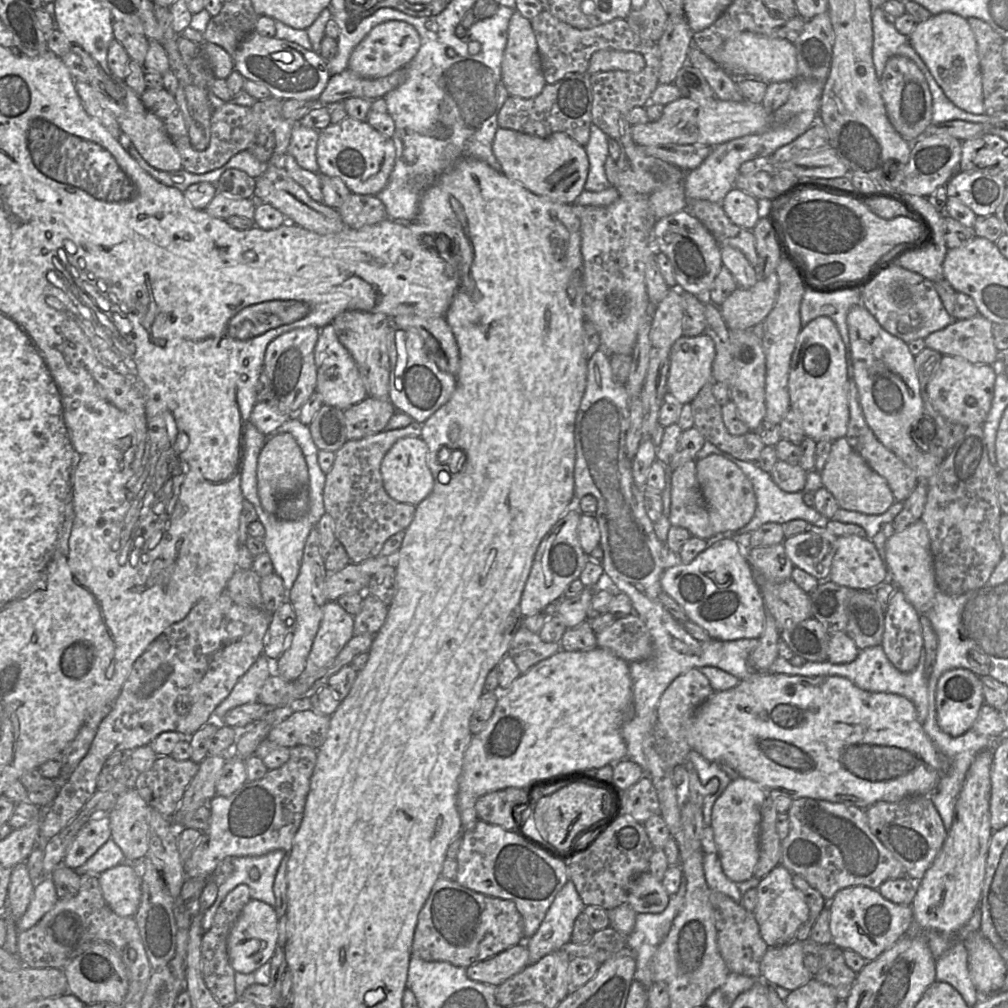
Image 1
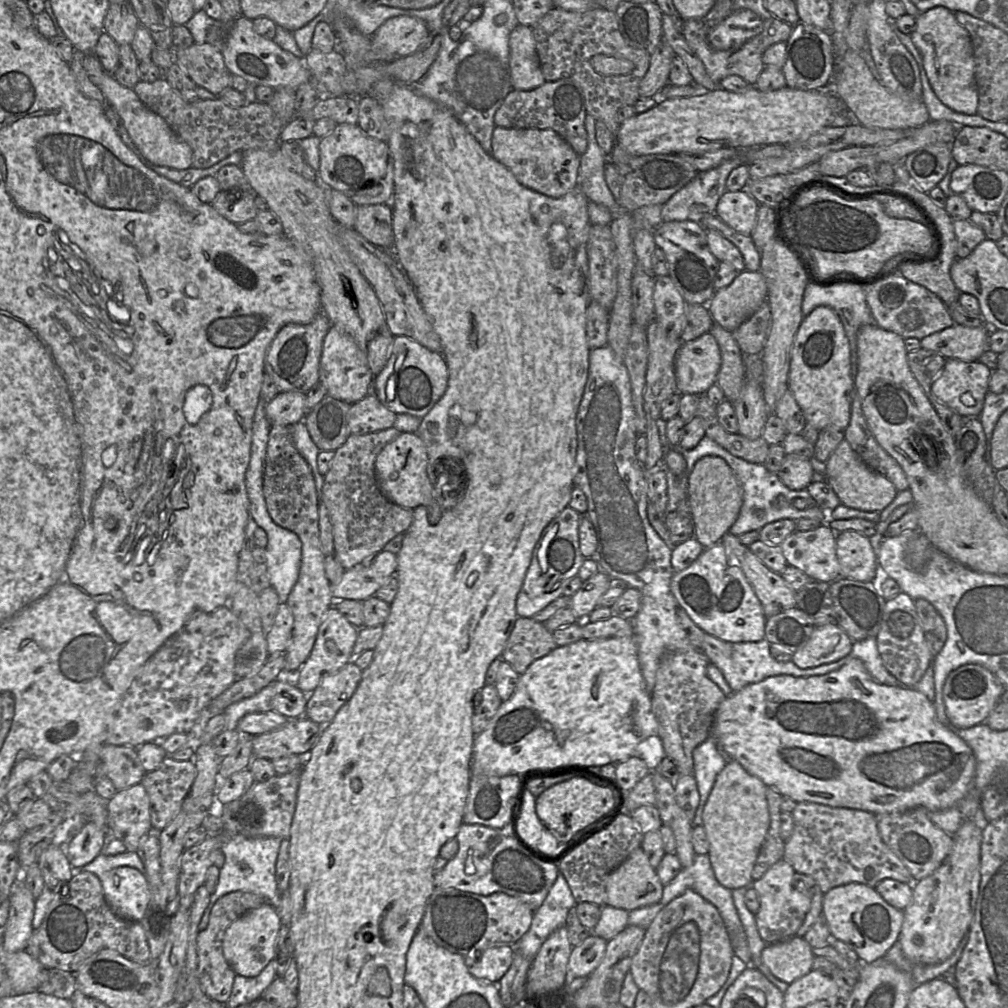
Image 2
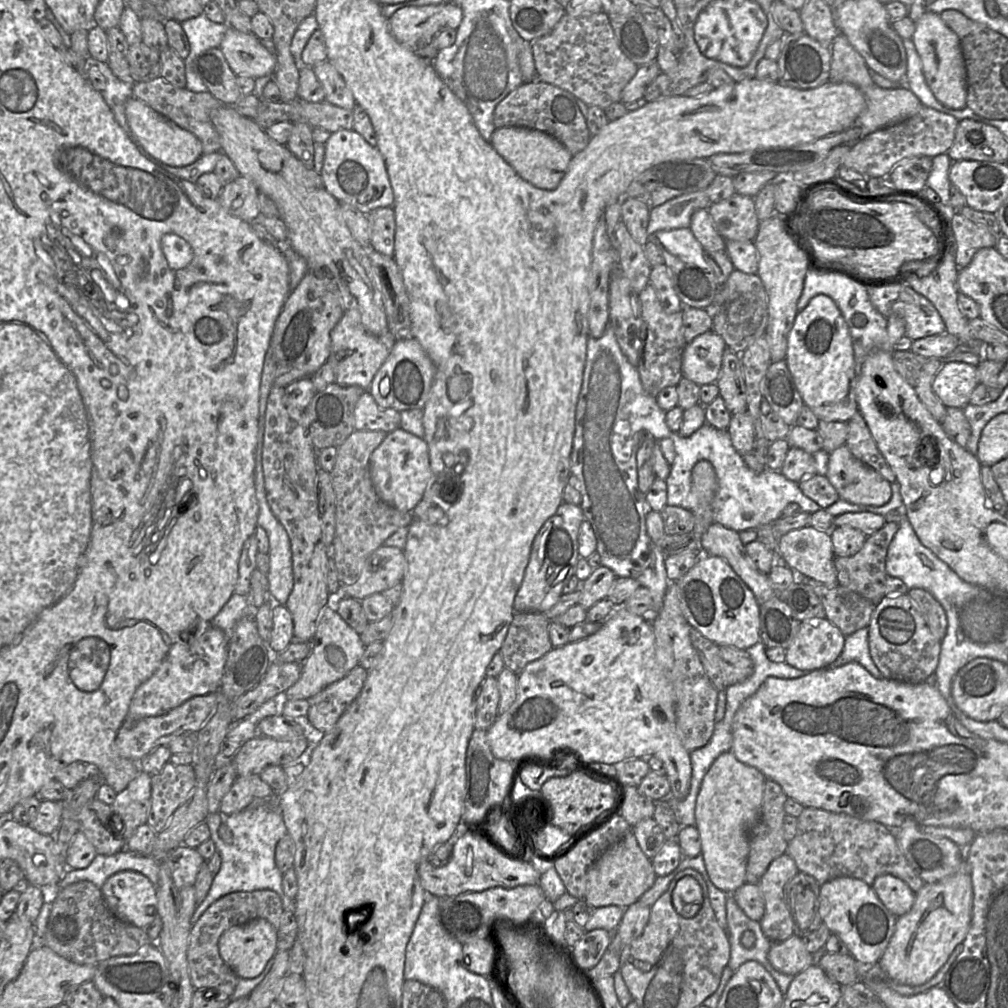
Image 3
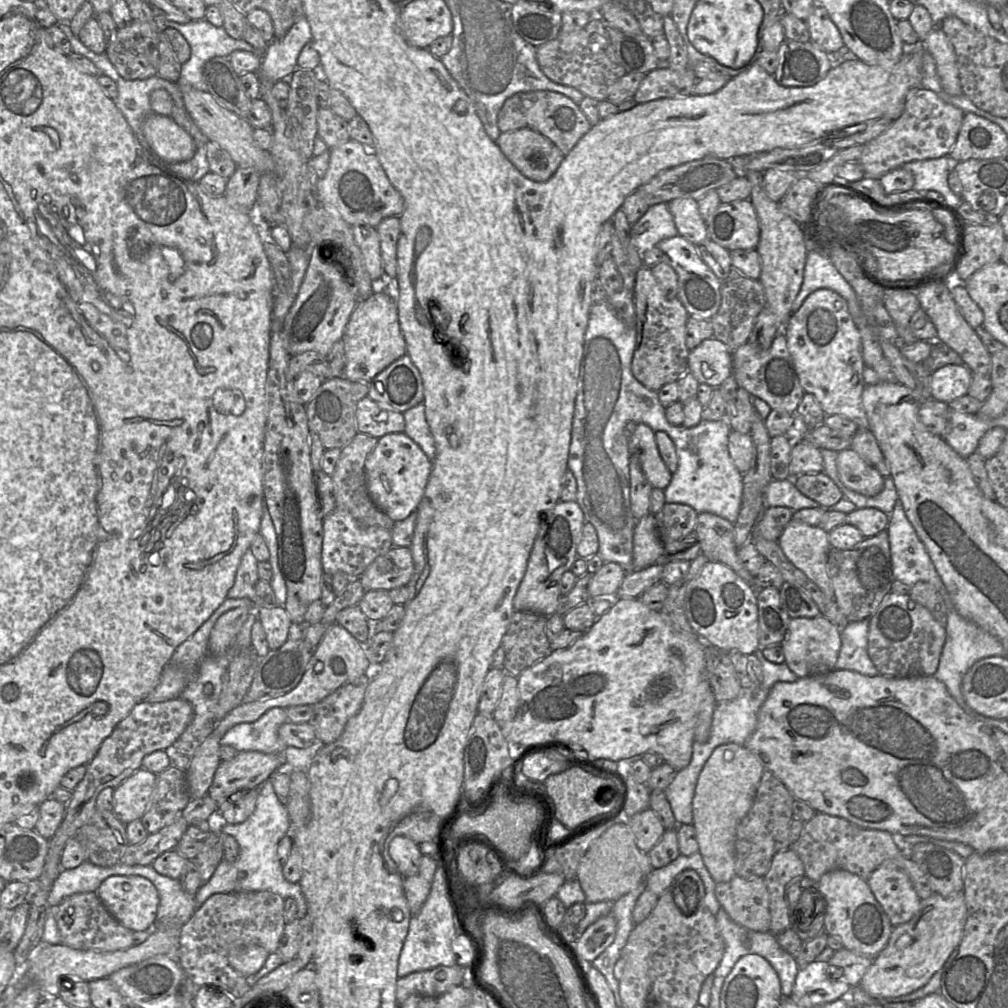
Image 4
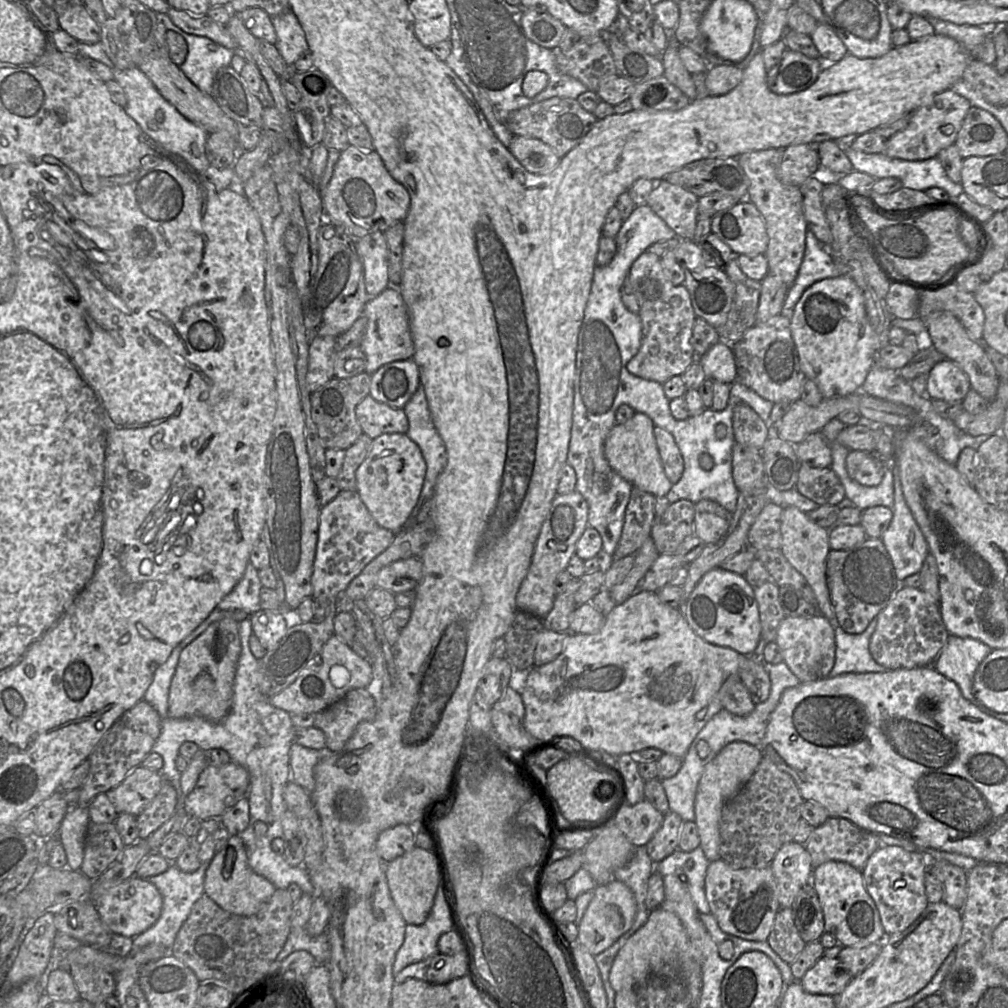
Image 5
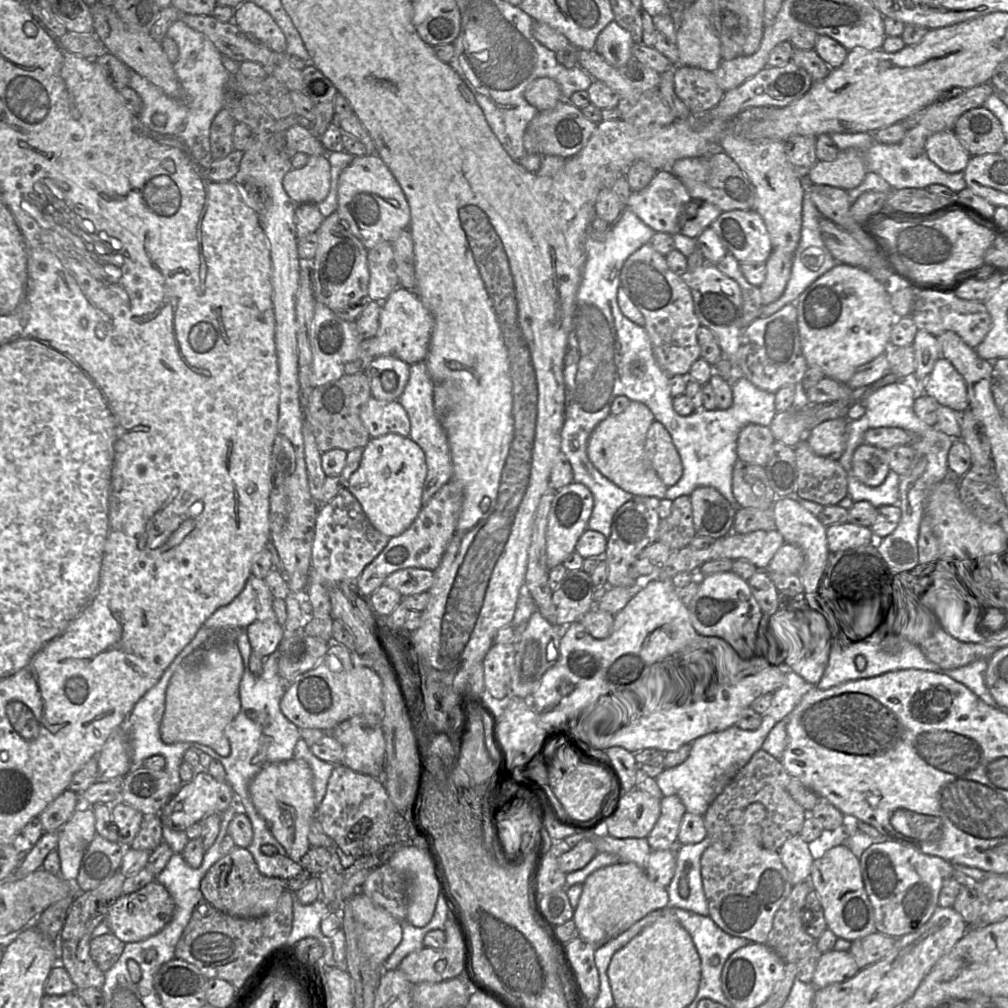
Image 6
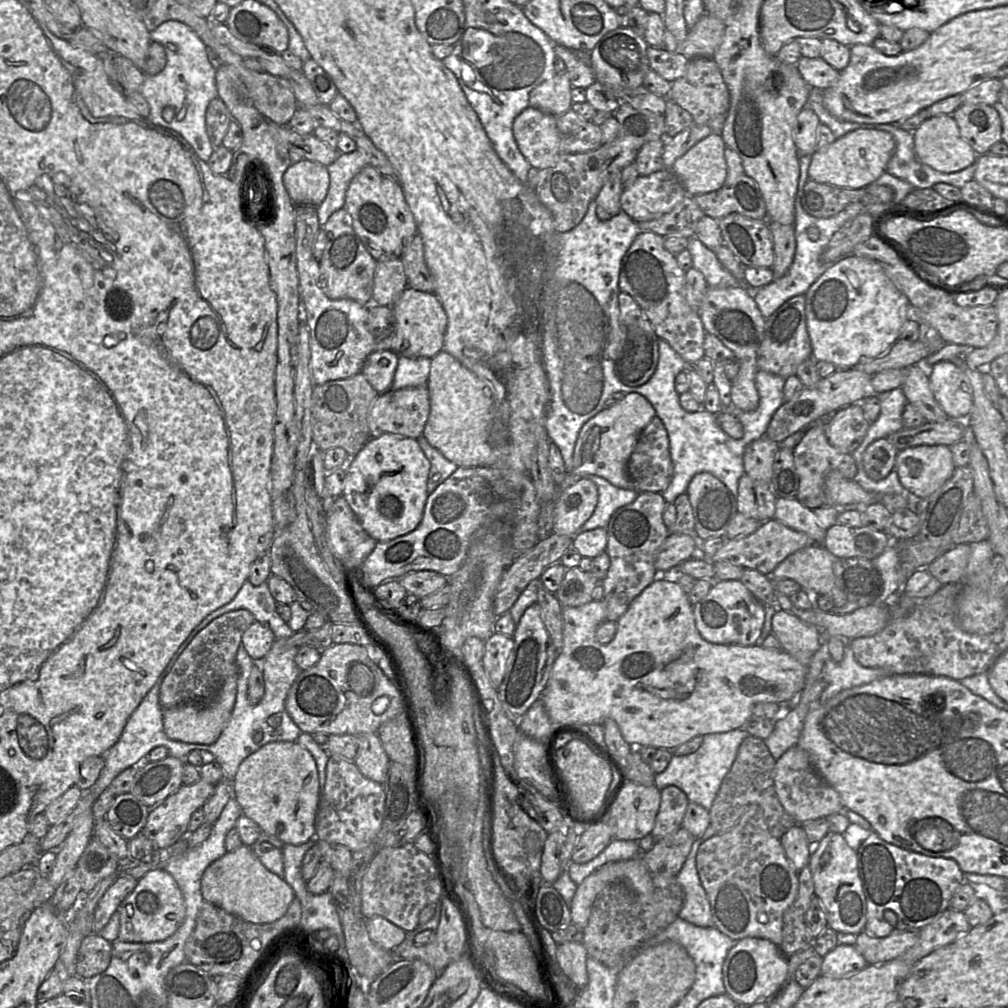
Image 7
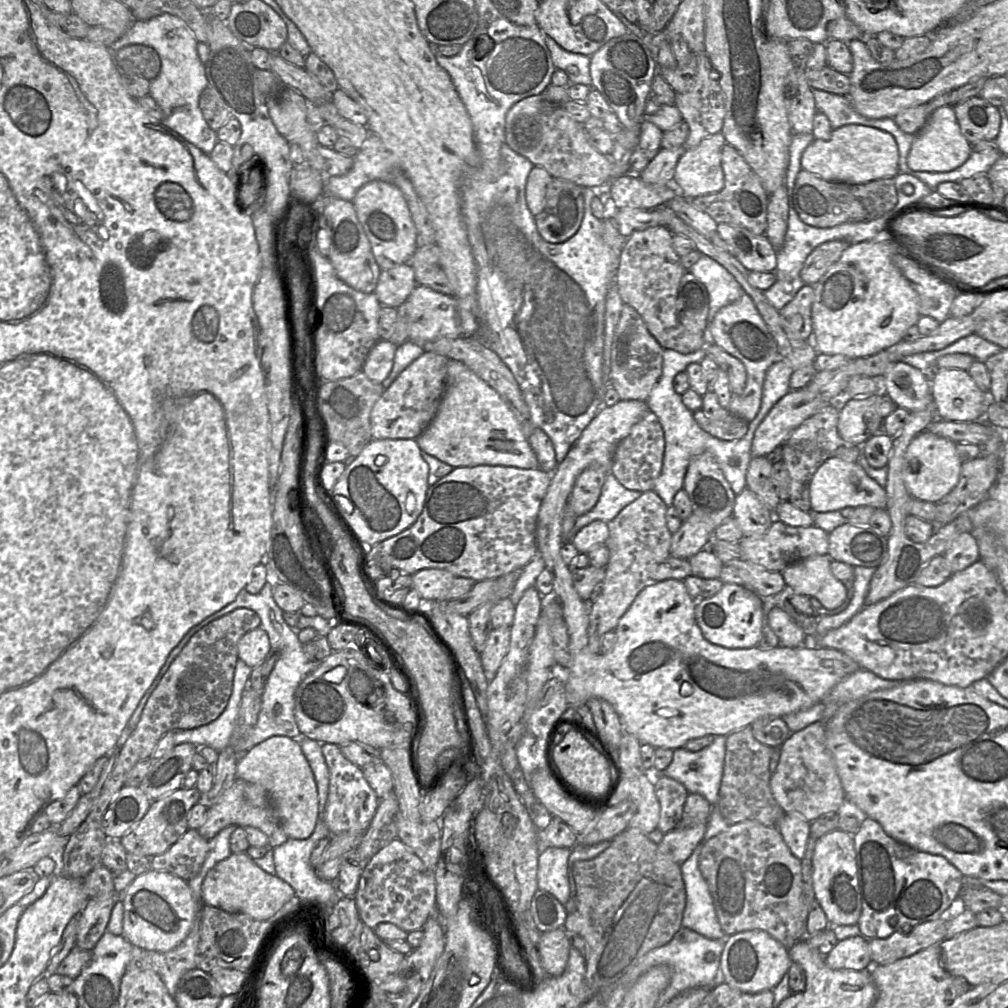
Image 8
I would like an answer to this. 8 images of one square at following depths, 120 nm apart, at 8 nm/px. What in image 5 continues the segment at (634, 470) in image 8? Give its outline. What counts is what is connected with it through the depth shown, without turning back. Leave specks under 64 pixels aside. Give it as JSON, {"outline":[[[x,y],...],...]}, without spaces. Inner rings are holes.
{"outline":[[[659,426],[654,427],[654,436],[666,476],[672,484],[677,483],[684,471],[681,452],[670,432]]]}

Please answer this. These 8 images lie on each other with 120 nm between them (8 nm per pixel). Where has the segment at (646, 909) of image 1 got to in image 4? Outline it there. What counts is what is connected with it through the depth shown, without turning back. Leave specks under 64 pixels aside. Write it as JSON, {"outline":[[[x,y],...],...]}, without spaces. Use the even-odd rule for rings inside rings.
{"outline":[[[620,821],[591,843],[579,863],[577,875],[586,896],[586,903],[615,902],[644,884],[652,869],[648,853],[638,848],[630,827]]]}

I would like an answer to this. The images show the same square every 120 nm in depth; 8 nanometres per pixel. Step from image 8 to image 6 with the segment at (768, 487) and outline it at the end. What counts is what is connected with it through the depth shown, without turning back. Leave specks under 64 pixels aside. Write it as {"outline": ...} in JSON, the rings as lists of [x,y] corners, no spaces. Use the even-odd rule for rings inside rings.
{"outline":[[[750,423],[738,435],[738,459],[765,468],[775,441],[770,427]]]}

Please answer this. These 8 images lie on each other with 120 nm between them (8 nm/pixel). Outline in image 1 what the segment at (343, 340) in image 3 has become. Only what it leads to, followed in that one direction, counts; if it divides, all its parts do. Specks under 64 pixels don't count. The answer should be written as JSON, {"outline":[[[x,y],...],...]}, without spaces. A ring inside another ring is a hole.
{"outline":[[[332,324],[321,328],[314,348],[314,360],[317,377],[316,392],[321,395],[323,404],[346,410],[368,397],[358,367],[349,351],[339,341]]]}

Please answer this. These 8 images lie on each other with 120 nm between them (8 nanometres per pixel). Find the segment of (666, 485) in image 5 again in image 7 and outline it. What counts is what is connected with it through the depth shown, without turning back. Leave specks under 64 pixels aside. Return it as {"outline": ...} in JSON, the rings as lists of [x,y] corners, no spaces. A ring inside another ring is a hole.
{"outline":[[[637,393],[625,394],[615,405],[605,407],[581,428],[573,453],[572,469],[567,471],[565,480],[558,485],[558,491],[590,475],[605,478],[614,486],[634,490],[627,473],[627,463],[642,430],[656,416],[652,404]]]}

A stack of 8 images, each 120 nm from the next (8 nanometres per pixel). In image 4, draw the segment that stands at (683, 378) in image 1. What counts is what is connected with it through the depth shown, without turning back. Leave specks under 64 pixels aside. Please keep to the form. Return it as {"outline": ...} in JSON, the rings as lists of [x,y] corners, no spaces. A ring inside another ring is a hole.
{"outline":[[[714,337],[706,339],[689,352],[688,371],[699,384],[719,388],[733,374],[733,352]]]}

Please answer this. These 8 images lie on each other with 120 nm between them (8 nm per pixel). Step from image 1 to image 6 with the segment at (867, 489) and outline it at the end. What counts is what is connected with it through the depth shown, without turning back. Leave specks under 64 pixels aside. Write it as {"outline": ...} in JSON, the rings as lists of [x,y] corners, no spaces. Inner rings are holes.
{"outline":[[[861,444],[853,453],[852,470],[855,477],[865,485],[879,486],[890,470],[886,450]]]}

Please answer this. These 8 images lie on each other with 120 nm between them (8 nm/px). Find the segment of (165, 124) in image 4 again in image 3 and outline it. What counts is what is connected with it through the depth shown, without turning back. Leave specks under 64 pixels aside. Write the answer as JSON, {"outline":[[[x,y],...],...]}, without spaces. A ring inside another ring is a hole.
{"outline":[[[131,97],[125,105],[125,114],[132,137],[142,151],[155,163],[182,167],[194,163],[203,153],[201,141],[191,132],[179,127],[141,100]]]}

